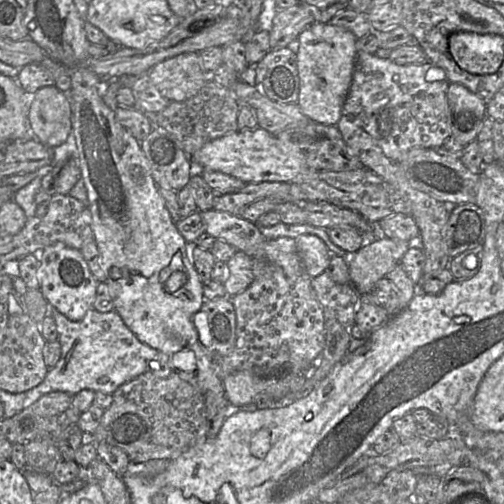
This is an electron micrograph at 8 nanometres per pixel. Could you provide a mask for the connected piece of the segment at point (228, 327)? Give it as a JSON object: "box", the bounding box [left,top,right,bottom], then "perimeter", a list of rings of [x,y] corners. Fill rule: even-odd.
{"box":[193,298,236,361],"perimeter":[[[230,298],[207,300],[193,316],[199,339],[215,361],[236,346],[236,312]]]}

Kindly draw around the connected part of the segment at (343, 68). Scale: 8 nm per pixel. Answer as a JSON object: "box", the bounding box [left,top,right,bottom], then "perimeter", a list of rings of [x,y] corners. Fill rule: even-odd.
{"box":[296,23,357,126],"perimeter":[[[313,23],[298,36],[296,44],[299,96],[297,105],[311,121],[336,126],[348,95],[357,56],[356,37],[331,23]]]}

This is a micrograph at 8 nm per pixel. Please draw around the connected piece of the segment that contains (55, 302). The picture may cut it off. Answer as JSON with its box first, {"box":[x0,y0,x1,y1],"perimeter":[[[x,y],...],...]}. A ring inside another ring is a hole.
{"box":[37,242,99,321],"perimeter":[[[62,242],[45,247],[40,252],[37,270],[39,289],[50,306],[71,321],[81,321],[87,311],[93,308],[99,281],[91,273],[81,250],[71,248]]]}

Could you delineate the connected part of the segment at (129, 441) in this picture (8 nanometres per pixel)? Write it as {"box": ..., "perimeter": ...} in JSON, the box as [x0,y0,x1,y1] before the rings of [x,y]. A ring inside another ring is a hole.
{"box":[88,371,208,463],"perimeter":[[[147,371],[121,385],[112,395],[111,405],[104,411],[94,435],[88,439],[119,447],[127,453],[131,463],[174,459],[207,439],[208,420],[205,397],[175,372],[167,378],[158,378]]]}

